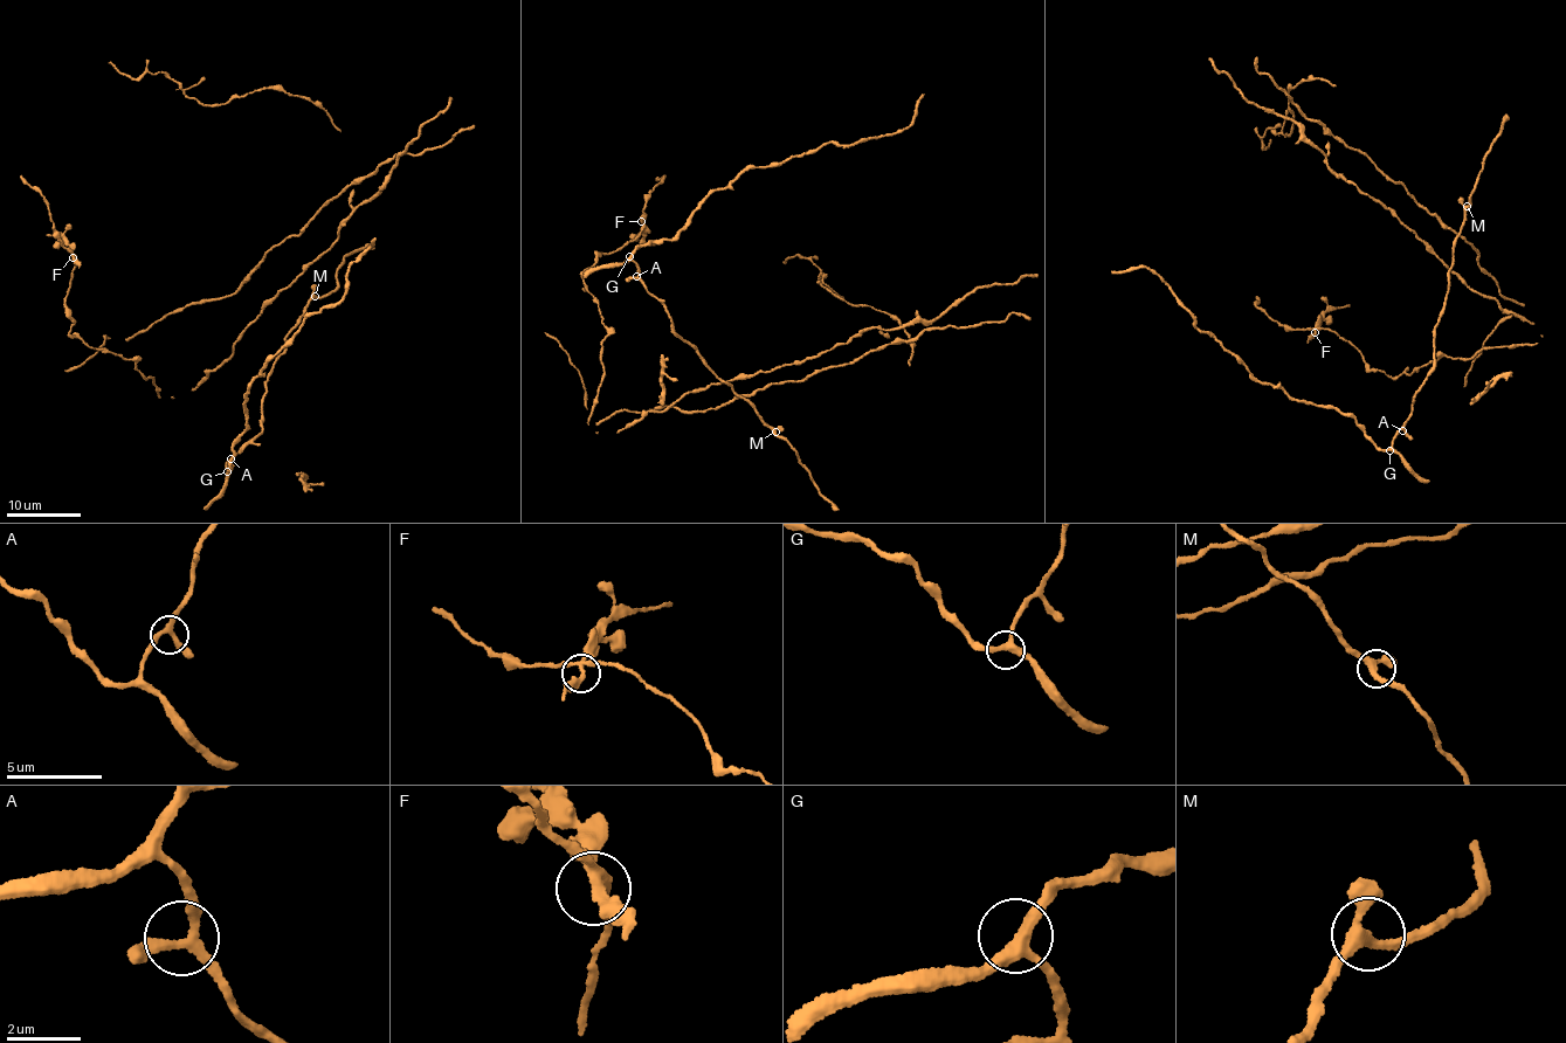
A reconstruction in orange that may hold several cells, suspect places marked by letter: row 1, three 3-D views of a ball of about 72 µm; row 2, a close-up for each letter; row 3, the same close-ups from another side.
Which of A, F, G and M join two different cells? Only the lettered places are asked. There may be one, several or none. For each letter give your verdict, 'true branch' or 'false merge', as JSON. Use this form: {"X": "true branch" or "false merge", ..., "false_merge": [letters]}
{"A": "true branch", "F": "true branch", "G": "true branch", "M": "true branch", "false_merge": []}

